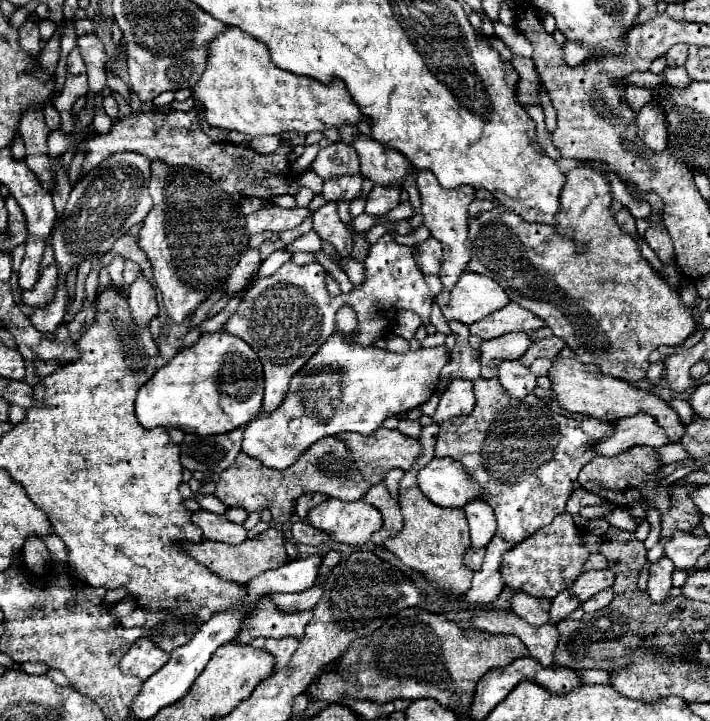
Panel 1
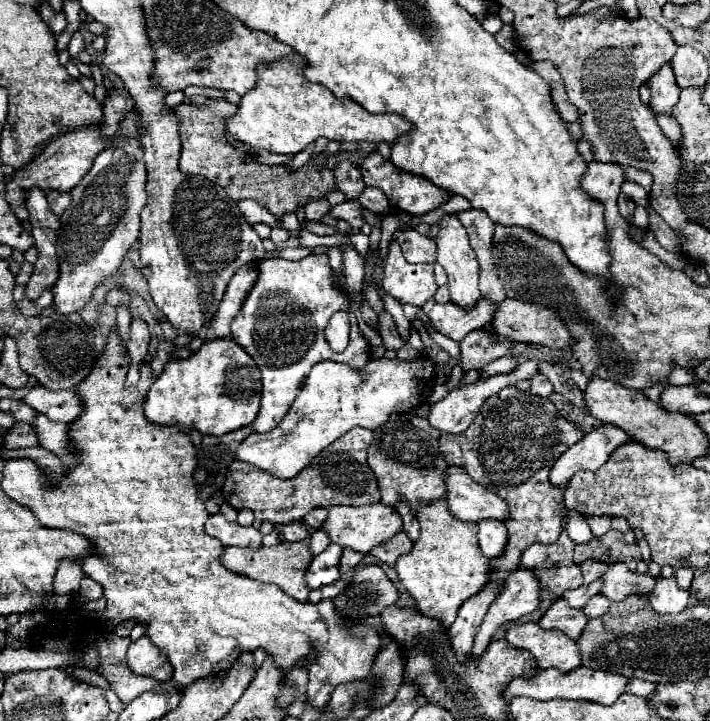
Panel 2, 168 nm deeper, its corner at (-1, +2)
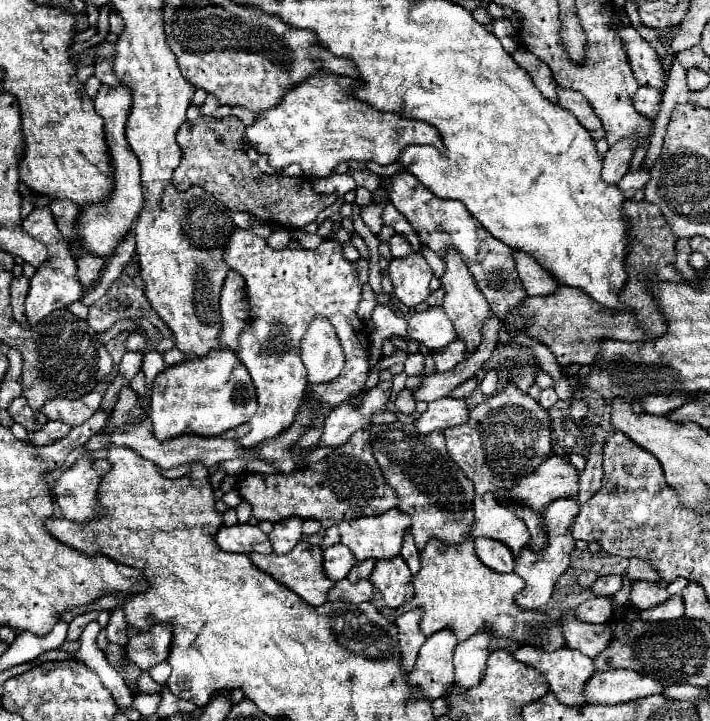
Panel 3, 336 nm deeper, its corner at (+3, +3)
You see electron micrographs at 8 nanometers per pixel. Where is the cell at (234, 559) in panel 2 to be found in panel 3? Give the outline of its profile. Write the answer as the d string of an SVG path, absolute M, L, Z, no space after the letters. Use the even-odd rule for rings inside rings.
M301 540L291 552L279 556L279 554L257 554L257 552L251 552L249 554L249 560L259 566L265 574L273 576L279 584L287 586L291 592L295 592L301 600L305 600L307 604L311 606L321 606L327 598L327 592L329 588L333 586L325 576L323 576L323 570L321 570L321 548L319 546L313 546L305 540Z

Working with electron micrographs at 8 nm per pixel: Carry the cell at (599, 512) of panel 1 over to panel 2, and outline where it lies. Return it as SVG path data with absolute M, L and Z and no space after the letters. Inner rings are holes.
M585 517L585 520L595 537L601 537L611 530L612 519L610 517Z

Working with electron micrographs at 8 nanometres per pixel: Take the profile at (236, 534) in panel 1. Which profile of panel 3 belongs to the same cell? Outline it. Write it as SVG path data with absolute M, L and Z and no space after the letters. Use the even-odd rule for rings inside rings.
M235 524L235 526L221 526L215 534L215 542L225 552L259 552L269 554L271 542L267 534L253 524Z

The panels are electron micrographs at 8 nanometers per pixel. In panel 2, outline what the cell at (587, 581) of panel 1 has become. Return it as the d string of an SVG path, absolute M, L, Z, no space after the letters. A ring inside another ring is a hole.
M611 563L601 579L605 583L601 593L611 601L621 601L629 595L641 595L643 599L649 599L655 587L655 577L649 573L639 575L635 571L629 571L625 563Z

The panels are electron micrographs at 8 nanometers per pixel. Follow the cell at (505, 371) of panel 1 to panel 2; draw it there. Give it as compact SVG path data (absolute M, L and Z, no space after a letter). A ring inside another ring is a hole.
M535 375L531 379L531 393L533 395L541 395L541 399L549 399L549 395L553 393L553 385L545 375Z

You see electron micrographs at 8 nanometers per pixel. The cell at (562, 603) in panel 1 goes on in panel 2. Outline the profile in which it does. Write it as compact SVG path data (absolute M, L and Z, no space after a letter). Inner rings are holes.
M597 579L597 581L591 583L591 585L581 585L581 587L577 587L577 589L569 589L569 591L563 593L563 597L565 597L565 601L567 601L571 607L581 609L581 607L585 607L585 603L587 603L591 597L595 597L595 595L599 595L599 593L601 593L601 579Z

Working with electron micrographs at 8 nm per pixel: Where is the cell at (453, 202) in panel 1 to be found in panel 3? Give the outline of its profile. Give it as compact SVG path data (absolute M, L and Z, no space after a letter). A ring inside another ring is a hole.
M447 250L445 256L443 256L443 262L445 262L445 274L441 278L443 282L443 290L445 290L445 298L443 298L443 310L447 314L447 318L453 322L455 330L457 330L457 336L461 340L465 340L467 344L467 354L473 352L479 342L481 342L481 326L485 322L485 318L489 316L491 308L489 308L489 302L485 300L485 296L481 294L481 290L477 288L477 282L473 278L473 274L469 272L467 264L463 262L461 254L455 252L455 250Z

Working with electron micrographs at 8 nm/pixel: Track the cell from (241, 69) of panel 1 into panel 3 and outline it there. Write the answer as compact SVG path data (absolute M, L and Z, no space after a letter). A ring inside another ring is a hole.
M325 70L311 74L307 80L289 88L277 106L257 114L255 122L245 128L249 146L261 156L267 156L269 166L275 170L297 164L307 178L329 176L343 160L375 160L379 164L391 164L399 150L411 144L431 144L443 150L441 138L437 138L439 134L431 124L381 112L355 100L347 94L347 88L353 84L357 82Z

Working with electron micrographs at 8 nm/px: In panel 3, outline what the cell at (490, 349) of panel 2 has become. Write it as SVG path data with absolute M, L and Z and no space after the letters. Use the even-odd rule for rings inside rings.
M457 338L449 346L445 346L445 350L433 350L431 354L433 354L433 360L435 360L437 372L453 370L465 358L465 342L461 342Z

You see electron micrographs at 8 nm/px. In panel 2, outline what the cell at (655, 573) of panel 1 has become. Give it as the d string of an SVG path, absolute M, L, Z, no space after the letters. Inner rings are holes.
M659 577L653 595L649 597L649 603L661 615L675 615L691 605L691 595L685 589L681 589L673 577Z

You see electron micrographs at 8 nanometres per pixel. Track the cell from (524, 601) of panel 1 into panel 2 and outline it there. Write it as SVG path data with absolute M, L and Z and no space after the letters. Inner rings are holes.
M565 599L555 601L549 611L543 615L543 619L539 621L541 627L545 629L559 629L563 631L569 639L577 641L581 637L581 631L585 629L587 617L583 613L583 609L573 609L565 603Z

